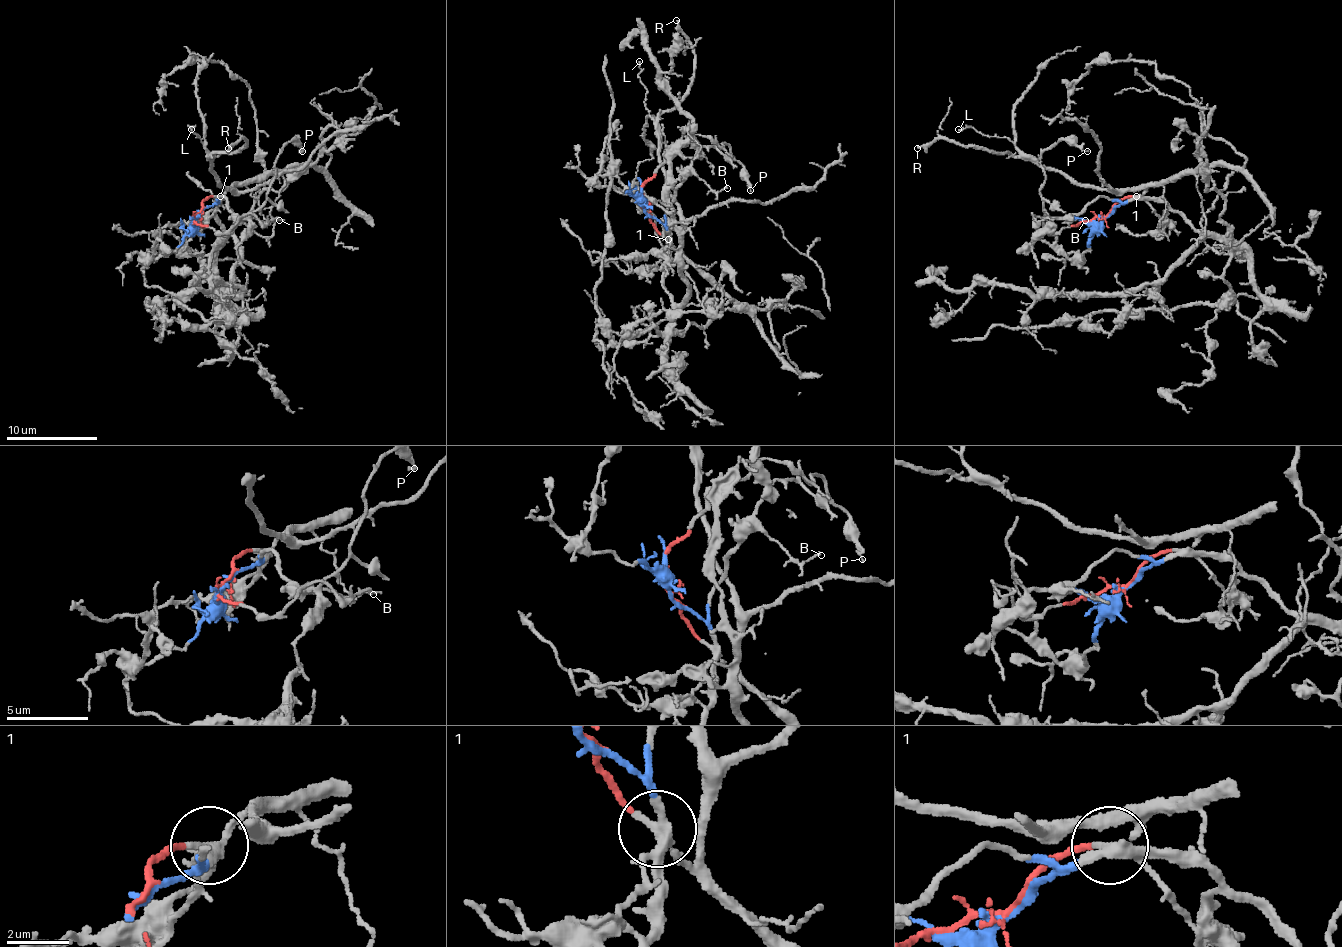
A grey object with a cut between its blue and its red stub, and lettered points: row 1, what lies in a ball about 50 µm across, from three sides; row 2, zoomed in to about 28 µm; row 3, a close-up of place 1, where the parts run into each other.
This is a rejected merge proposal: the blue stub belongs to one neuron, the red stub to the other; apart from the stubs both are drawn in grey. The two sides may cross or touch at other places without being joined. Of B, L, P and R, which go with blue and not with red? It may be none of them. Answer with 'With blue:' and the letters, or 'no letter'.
With blue: B, P

